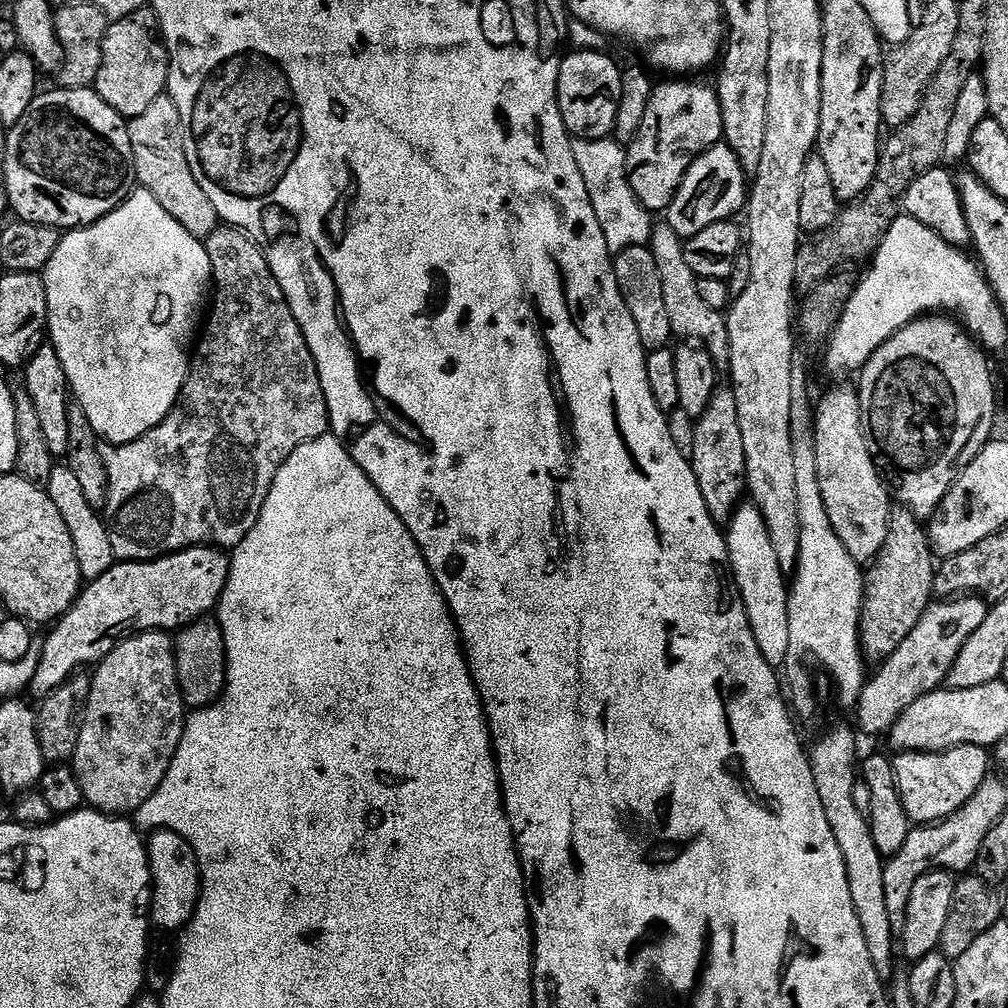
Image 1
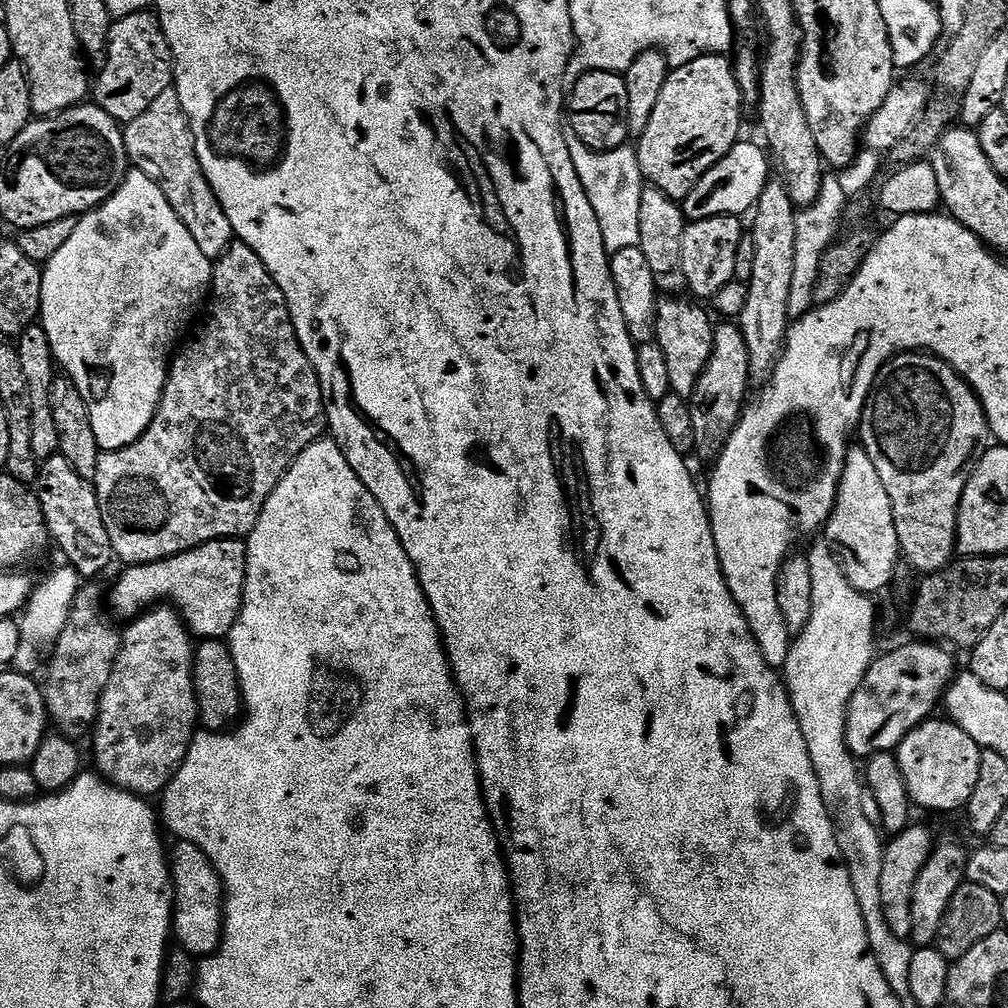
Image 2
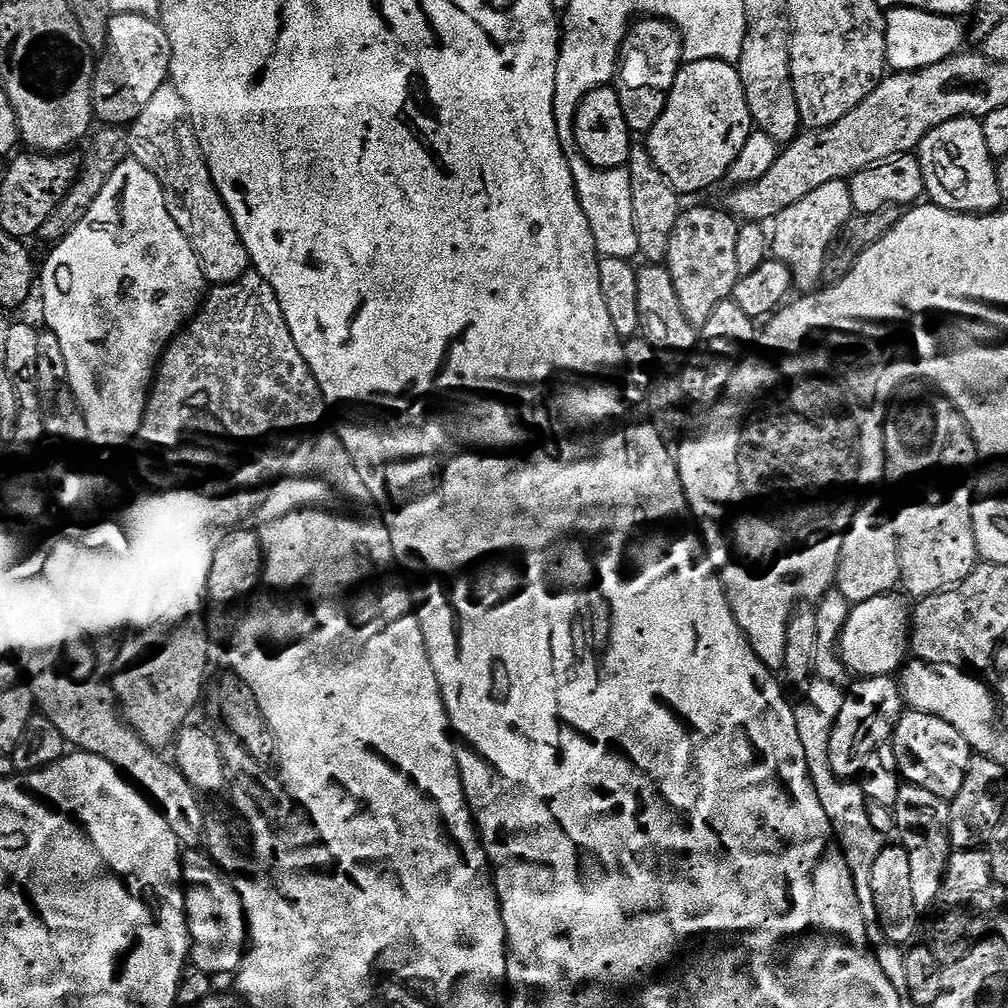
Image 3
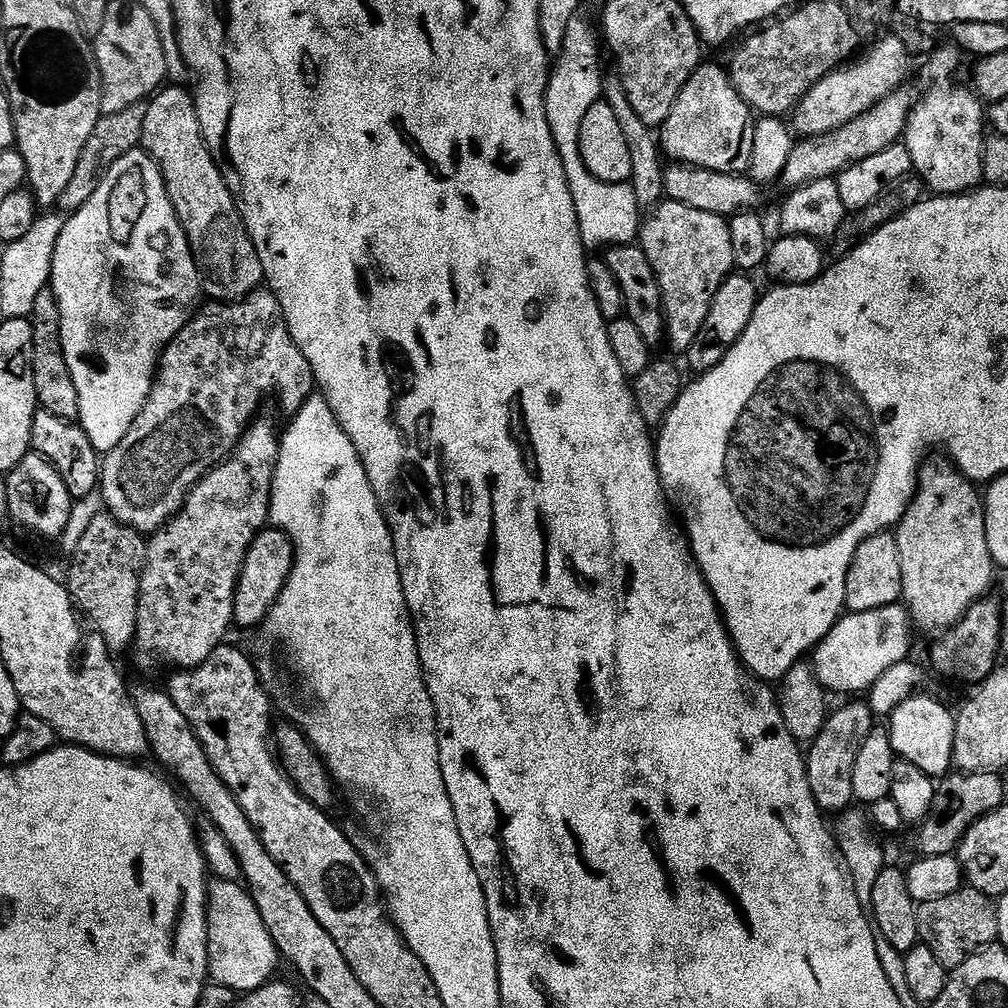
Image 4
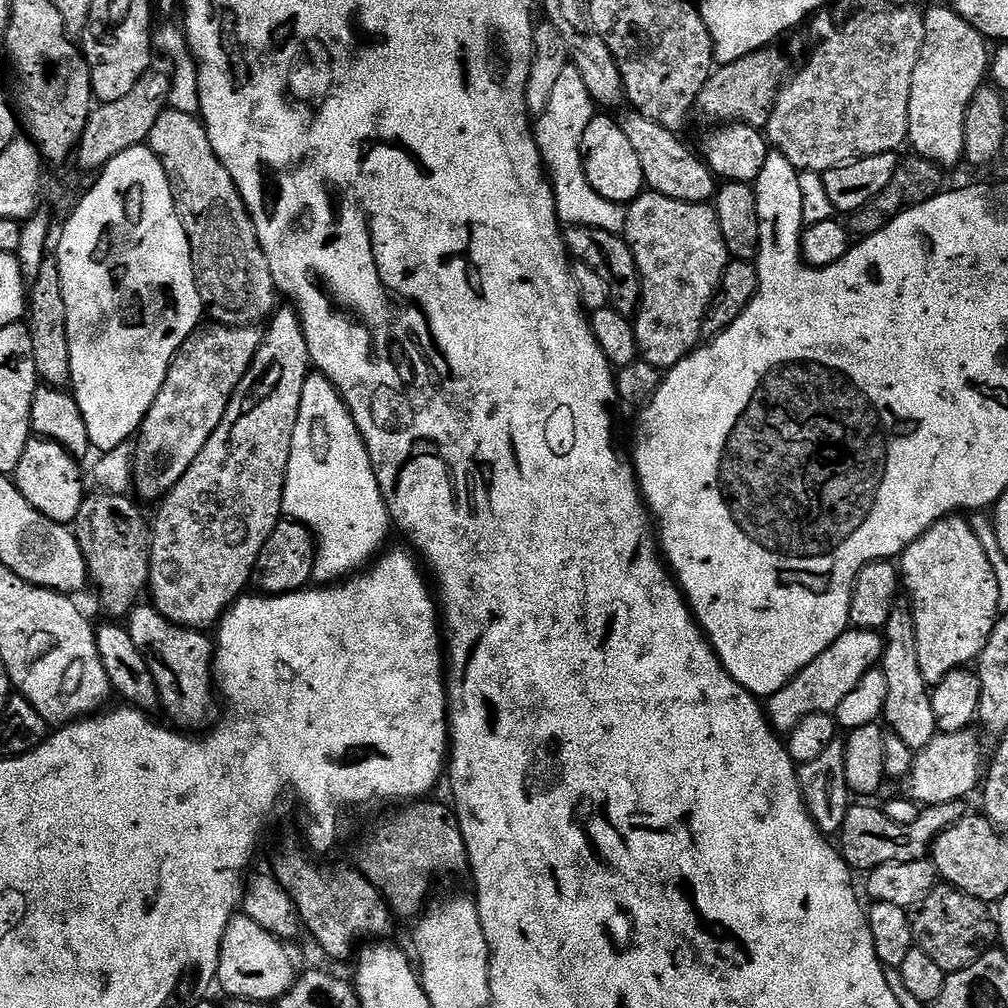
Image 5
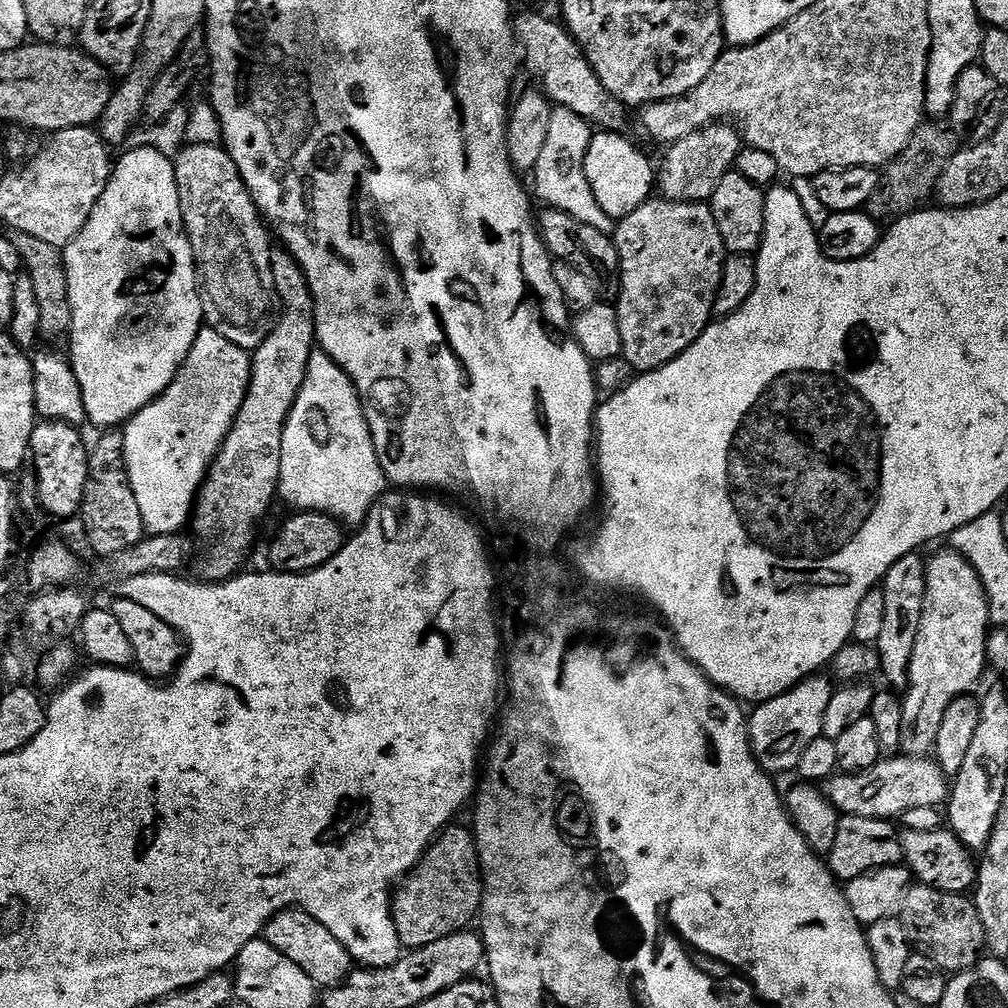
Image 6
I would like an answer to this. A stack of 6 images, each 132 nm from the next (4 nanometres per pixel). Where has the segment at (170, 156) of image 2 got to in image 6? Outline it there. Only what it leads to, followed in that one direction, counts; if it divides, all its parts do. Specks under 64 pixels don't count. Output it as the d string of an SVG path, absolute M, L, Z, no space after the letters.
M189 143L176 153L174 163L184 230L196 259L196 283L207 327L218 330L222 338L232 343L233 349L260 348L272 333L272 327L278 319L278 297L270 262L274 240L270 229L257 210L246 182L242 182L242 174L238 174L238 166L234 166L227 148L214 144Z

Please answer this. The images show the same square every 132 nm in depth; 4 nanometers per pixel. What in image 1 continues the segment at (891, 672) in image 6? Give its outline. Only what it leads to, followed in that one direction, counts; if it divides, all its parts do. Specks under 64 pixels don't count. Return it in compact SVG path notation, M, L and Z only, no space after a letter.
M963 744L946 752L901 752L893 759L902 806L913 825L935 824L953 816L990 774L990 752L978 744Z

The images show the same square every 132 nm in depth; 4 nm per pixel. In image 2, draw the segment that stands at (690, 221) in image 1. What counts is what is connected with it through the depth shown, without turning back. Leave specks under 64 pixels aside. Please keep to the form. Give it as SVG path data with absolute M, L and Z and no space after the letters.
M736 143L730 154L726 154L722 162L714 165L682 201L684 215L689 221L705 220L715 216L743 217L744 212L751 213L755 209L764 187L770 182L770 160L763 147L760 149L756 144L744 143Z

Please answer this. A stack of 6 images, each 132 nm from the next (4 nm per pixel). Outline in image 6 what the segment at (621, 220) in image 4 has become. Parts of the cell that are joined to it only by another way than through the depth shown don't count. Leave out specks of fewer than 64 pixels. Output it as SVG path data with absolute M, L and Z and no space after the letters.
M553 107L550 130L530 179L536 183L534 196L539 203L541 200L541 205L562 210L562 214L570 214L570 218L578 218L578 222L586 222L586 226L594 226L594 230L612 234L616 231L617 221L598 206L598 198L594 198L594 190L590 190L590 182L586 182L586 150L593 135L593 125L574 114L574 110Z

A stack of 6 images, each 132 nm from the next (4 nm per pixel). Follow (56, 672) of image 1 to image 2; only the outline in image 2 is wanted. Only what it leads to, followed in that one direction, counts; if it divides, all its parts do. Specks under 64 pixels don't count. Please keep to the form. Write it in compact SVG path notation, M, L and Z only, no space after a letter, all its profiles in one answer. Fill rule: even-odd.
M240 538L211 540L176 556L152 564L133 564L110 588L110 608L120 616L136 618L167 601L179 612L191 635L200 640L224 640L232 631L244 601L244 579L248 549ZM112 596L112 604L111 604ZM168 599L168 600L164 600Z

